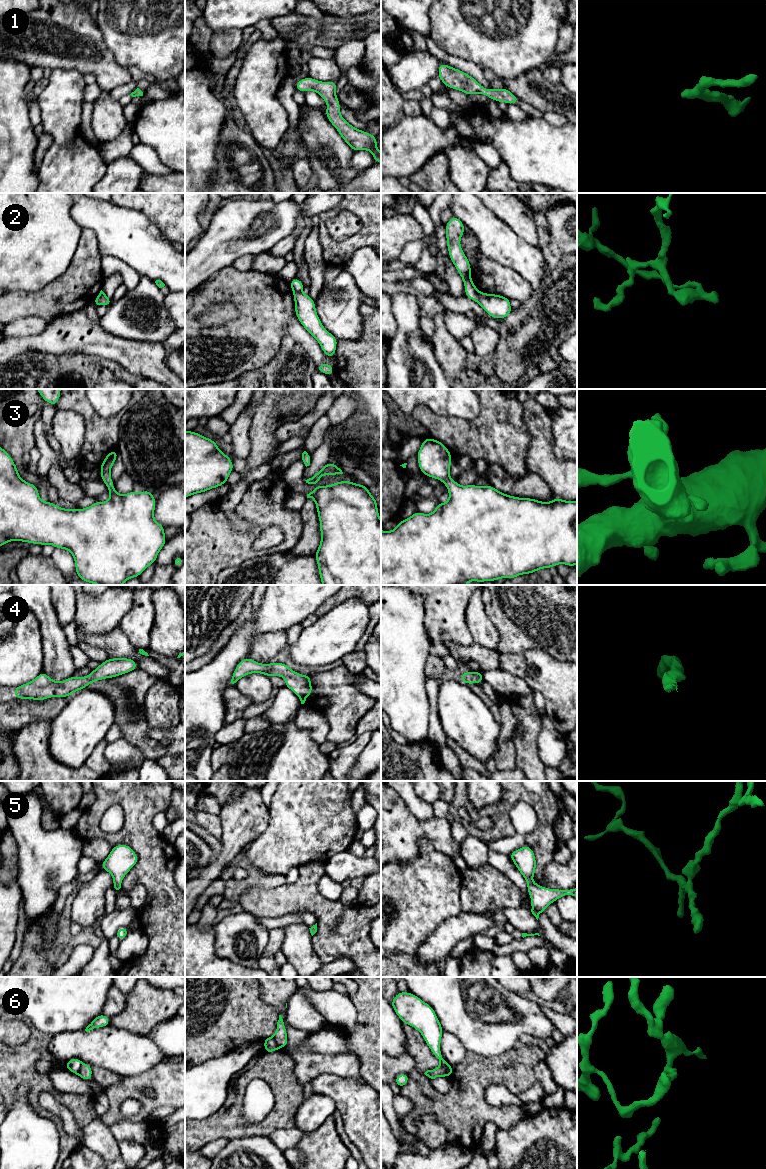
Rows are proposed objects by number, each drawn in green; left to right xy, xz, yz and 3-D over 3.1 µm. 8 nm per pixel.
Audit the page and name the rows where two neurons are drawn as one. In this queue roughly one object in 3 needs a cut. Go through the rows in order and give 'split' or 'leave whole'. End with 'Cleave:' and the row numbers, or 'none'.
1: leave whole
2: split
3: leave whole
4: leave whole
5: leave whole
6: split
Cleave: 2, 6

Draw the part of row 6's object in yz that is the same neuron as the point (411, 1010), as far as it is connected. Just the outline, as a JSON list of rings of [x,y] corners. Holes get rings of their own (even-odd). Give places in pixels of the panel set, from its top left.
[[[399,991],[390,1003],[403,1024],[410,1025],[421,1033],[433,1055],[448,1069],[451,1076],[454,1067],[441,1054],[440,1044],[444,1030],[434,1009],[409,991]]]

